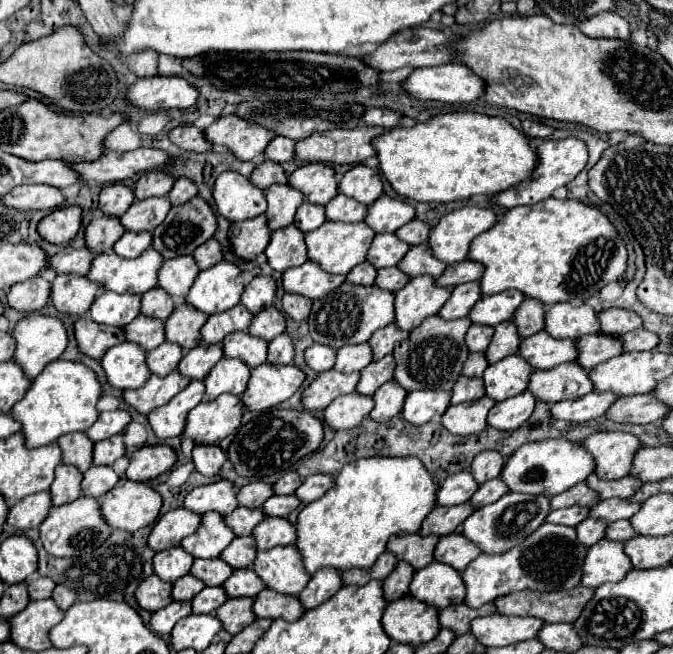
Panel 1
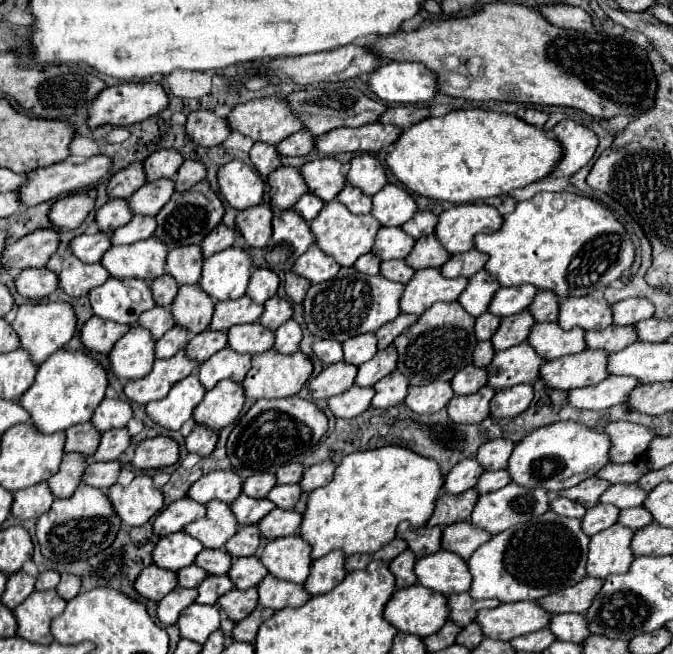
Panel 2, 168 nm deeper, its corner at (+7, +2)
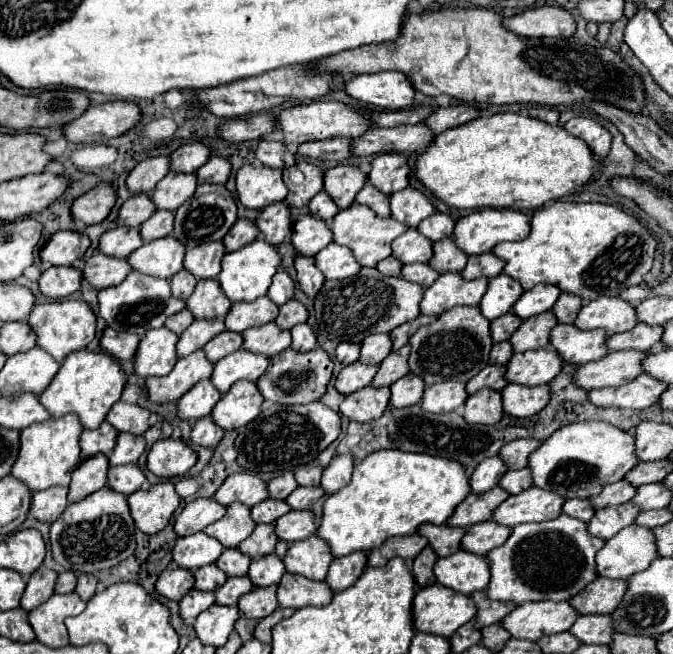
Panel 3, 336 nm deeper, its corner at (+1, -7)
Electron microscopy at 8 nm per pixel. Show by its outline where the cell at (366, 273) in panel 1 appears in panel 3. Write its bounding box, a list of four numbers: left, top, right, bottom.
[376,256,402,276]

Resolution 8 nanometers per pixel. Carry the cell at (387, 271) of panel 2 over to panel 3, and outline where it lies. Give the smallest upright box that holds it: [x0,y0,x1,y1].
[402,264,440,288]

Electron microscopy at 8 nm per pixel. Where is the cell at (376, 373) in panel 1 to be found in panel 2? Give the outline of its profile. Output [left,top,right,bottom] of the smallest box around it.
[356,345,396,387]

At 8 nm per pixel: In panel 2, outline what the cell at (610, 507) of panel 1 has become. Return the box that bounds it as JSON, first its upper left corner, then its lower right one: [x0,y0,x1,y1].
[600,483,646,509]

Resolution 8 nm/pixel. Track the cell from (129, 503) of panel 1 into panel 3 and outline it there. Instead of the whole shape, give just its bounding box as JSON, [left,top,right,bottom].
[128,482,180,534]

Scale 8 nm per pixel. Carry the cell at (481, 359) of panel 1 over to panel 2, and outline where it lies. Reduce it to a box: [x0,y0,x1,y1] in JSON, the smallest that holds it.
[472,341,494,367]

